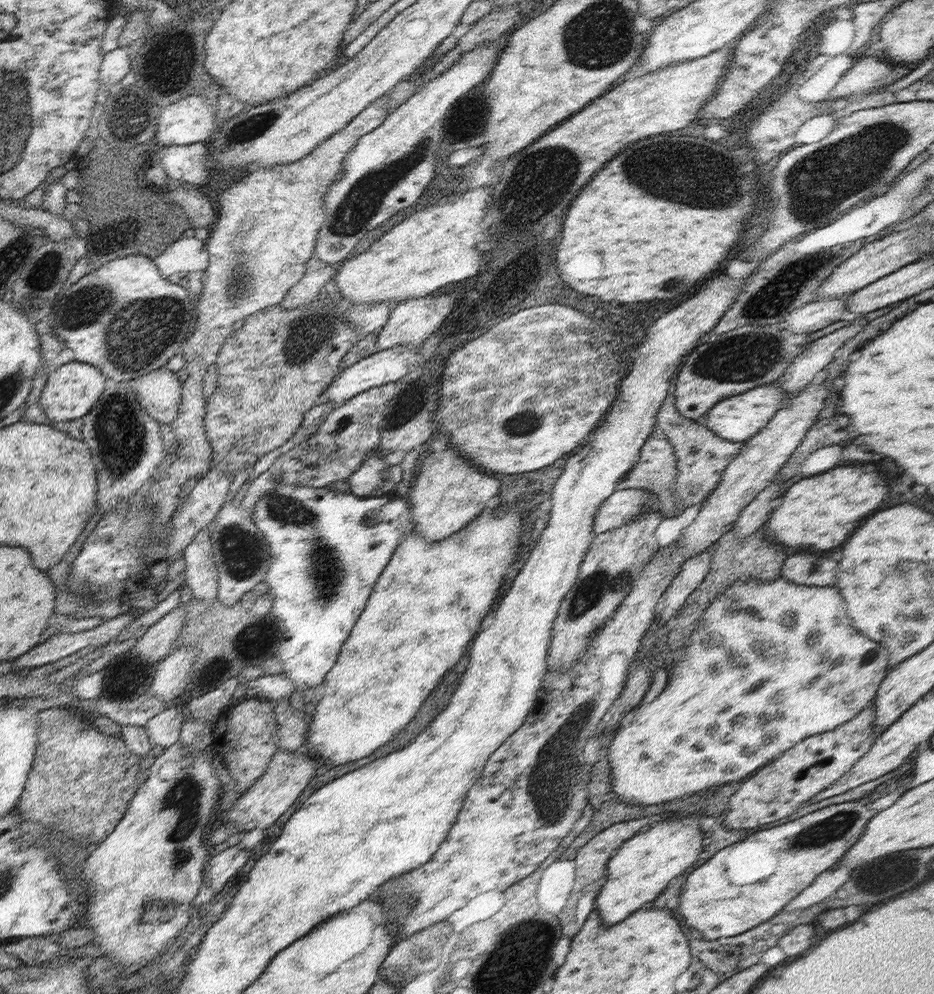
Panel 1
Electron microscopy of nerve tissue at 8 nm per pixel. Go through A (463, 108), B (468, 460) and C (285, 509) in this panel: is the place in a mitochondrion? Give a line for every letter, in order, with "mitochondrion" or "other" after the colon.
A: mitochondrion
B: other
C: mitochondrion

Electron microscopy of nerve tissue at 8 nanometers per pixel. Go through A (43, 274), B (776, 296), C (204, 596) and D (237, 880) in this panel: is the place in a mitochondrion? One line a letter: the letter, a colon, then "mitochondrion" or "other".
A: mitochondrion
B: mitochondrion
C: other
D: other

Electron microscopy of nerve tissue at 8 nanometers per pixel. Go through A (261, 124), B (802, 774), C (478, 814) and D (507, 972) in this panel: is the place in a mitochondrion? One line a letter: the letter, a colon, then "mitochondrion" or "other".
A: mitochondrion
B: other
C: other
D: mitochondrion

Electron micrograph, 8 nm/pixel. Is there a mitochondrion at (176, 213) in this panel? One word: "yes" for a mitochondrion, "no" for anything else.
no

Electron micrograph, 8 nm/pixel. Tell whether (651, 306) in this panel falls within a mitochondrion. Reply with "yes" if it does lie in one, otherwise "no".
no

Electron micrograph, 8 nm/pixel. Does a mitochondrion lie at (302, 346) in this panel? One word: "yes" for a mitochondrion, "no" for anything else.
yes

